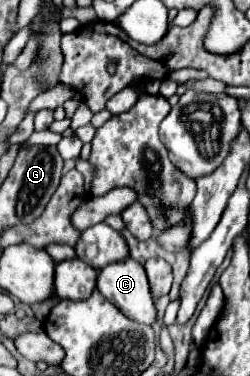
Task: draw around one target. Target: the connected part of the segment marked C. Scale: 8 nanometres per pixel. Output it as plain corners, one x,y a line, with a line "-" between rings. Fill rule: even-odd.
131,256
101,268
97,274
97,290
129,320
149,326
155,322
155,304
145,268

